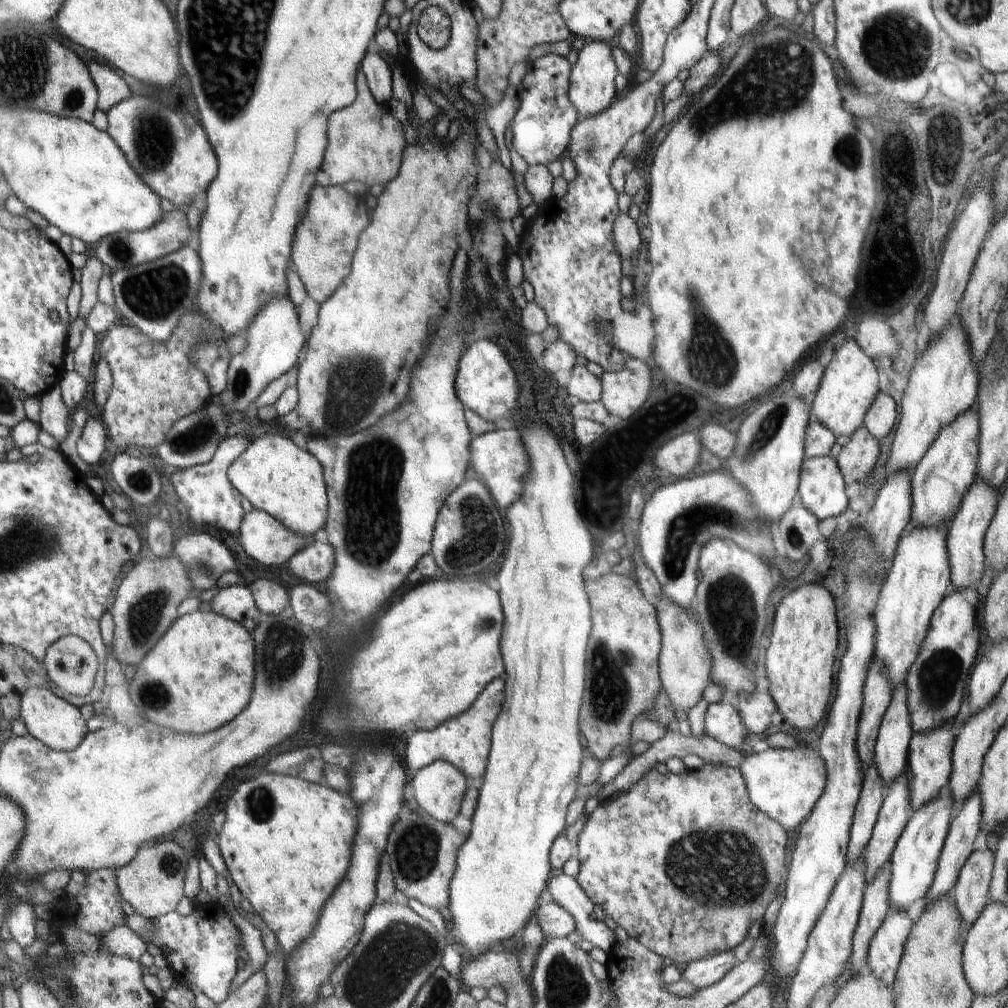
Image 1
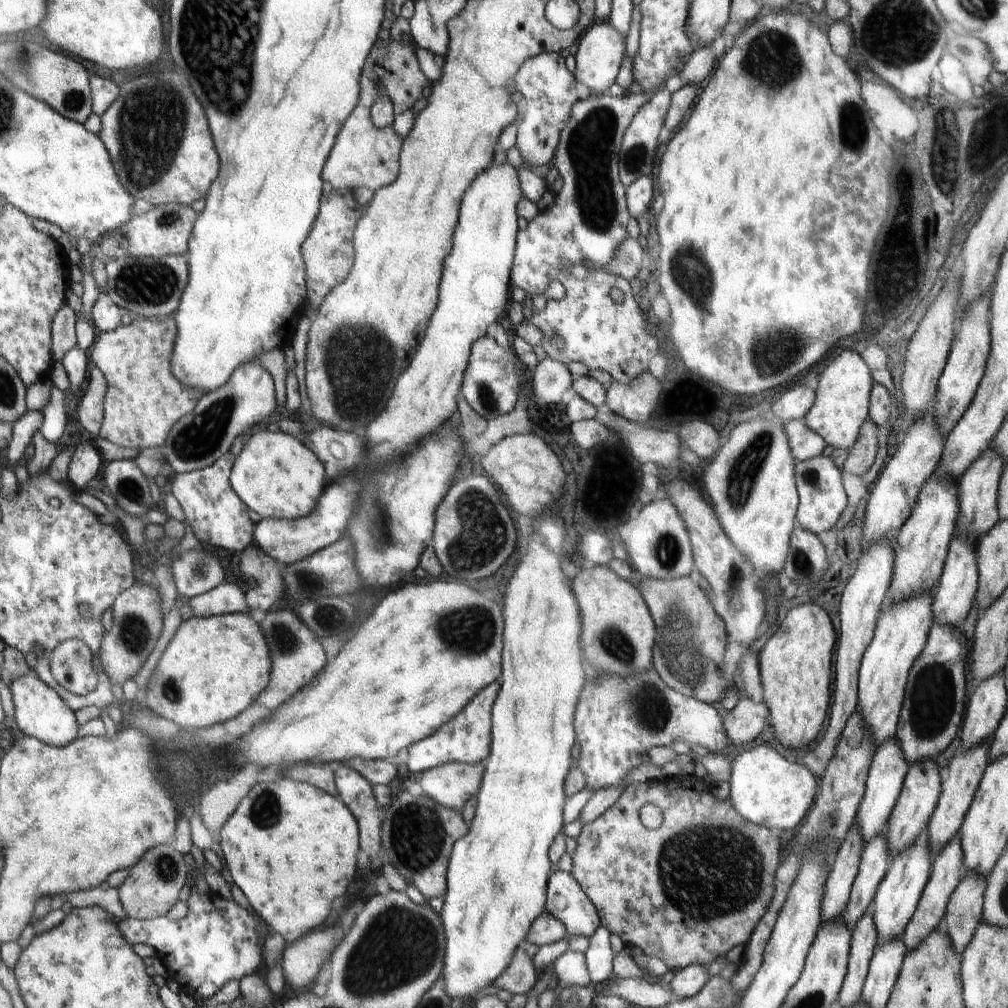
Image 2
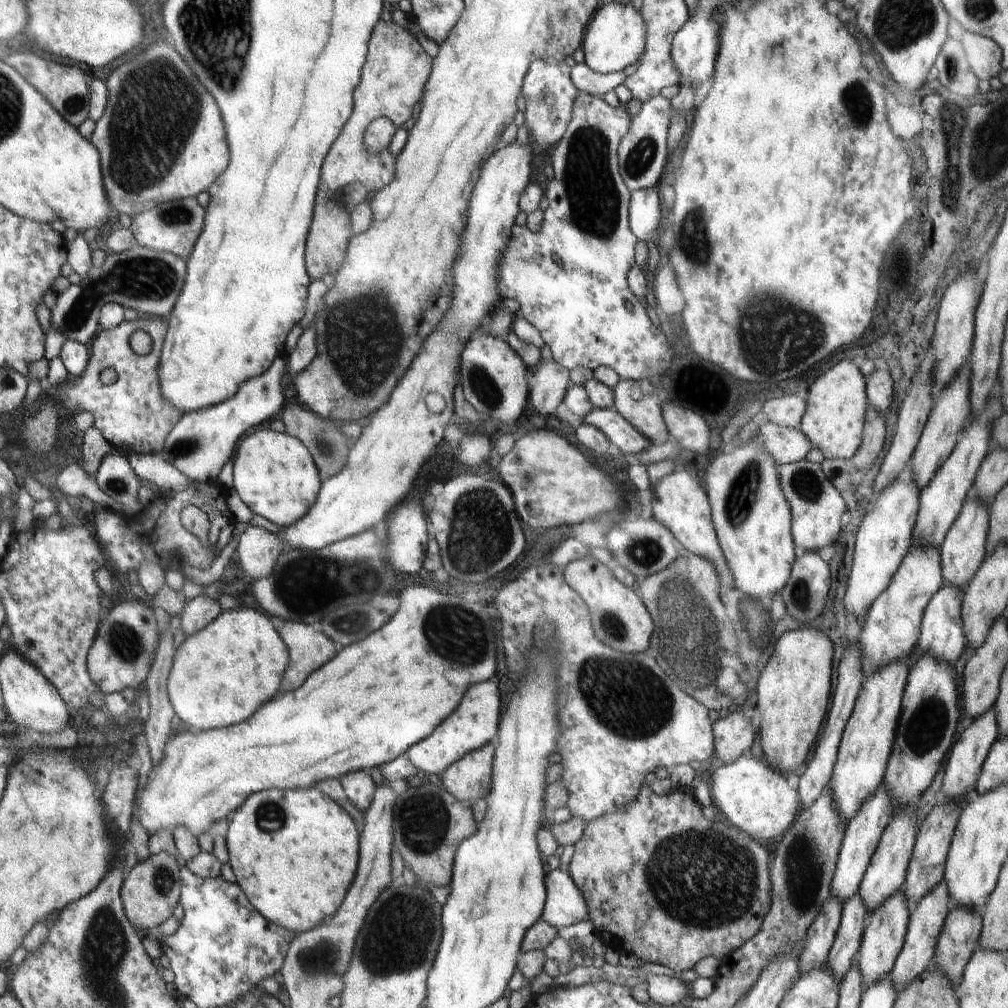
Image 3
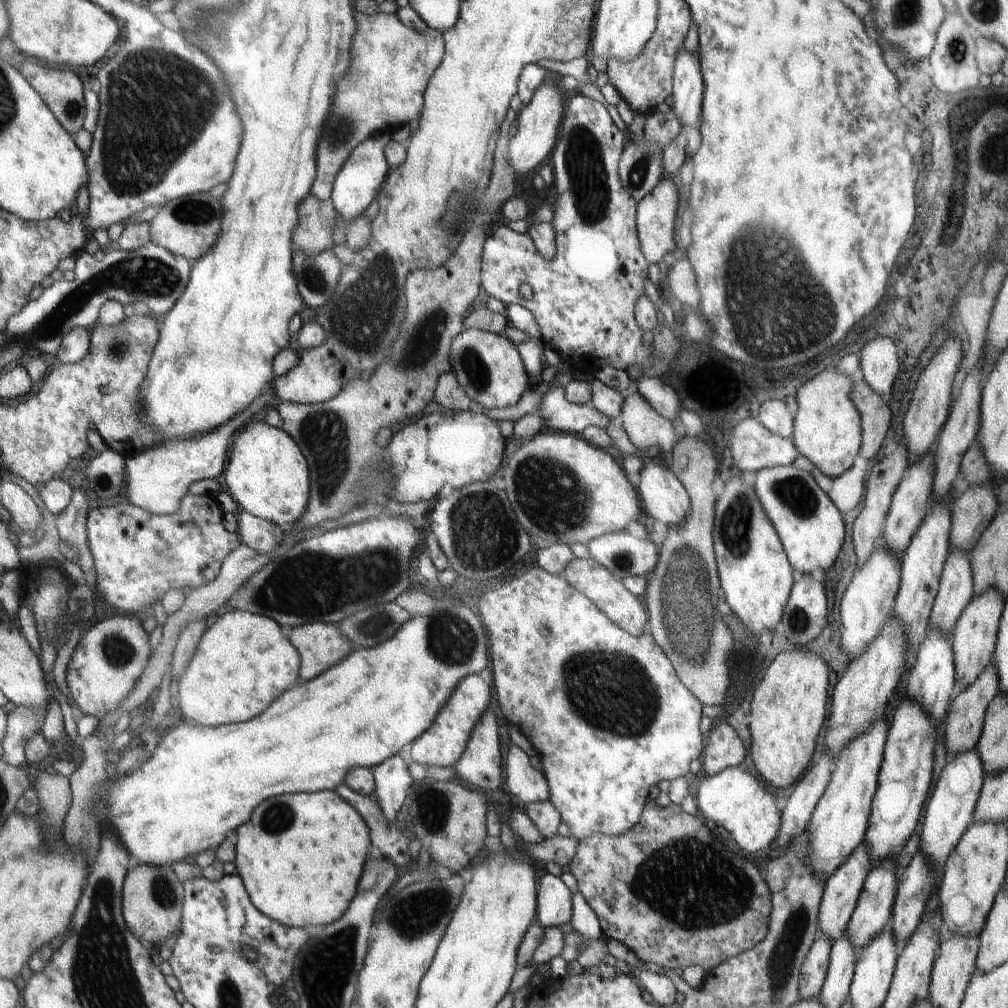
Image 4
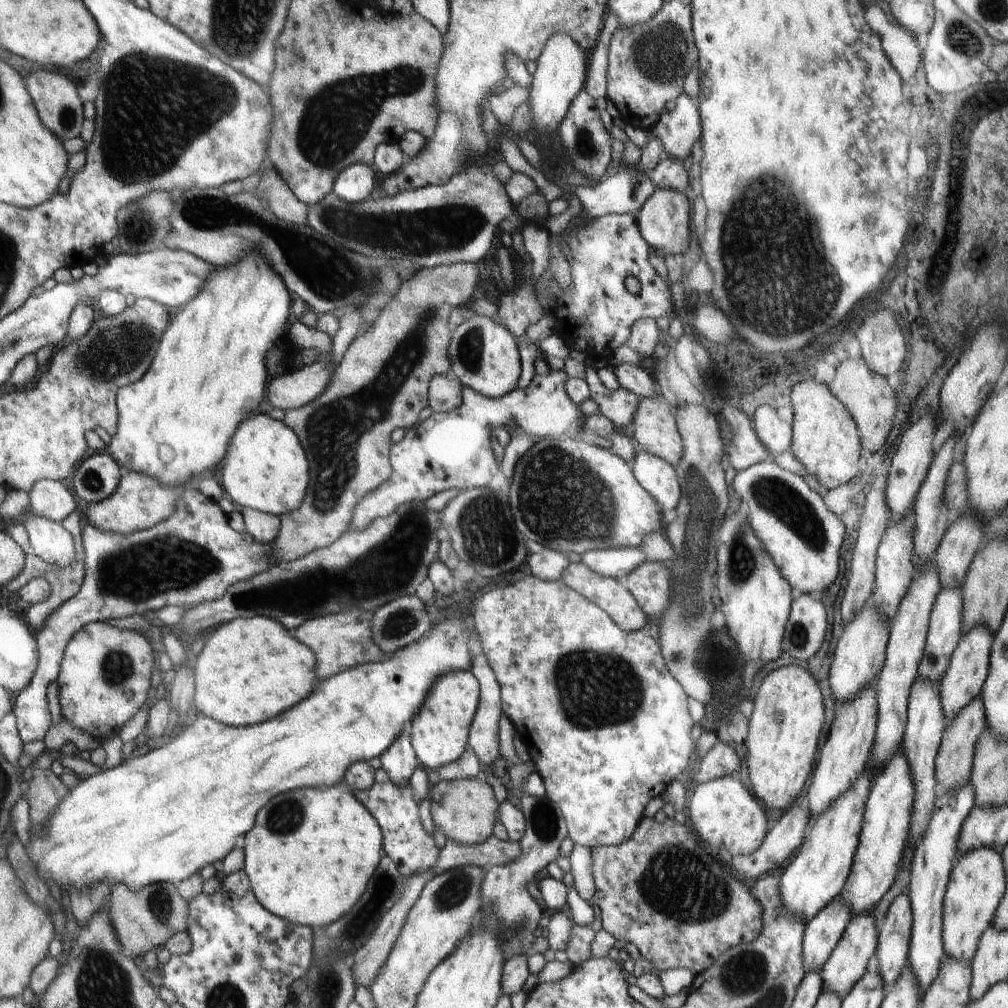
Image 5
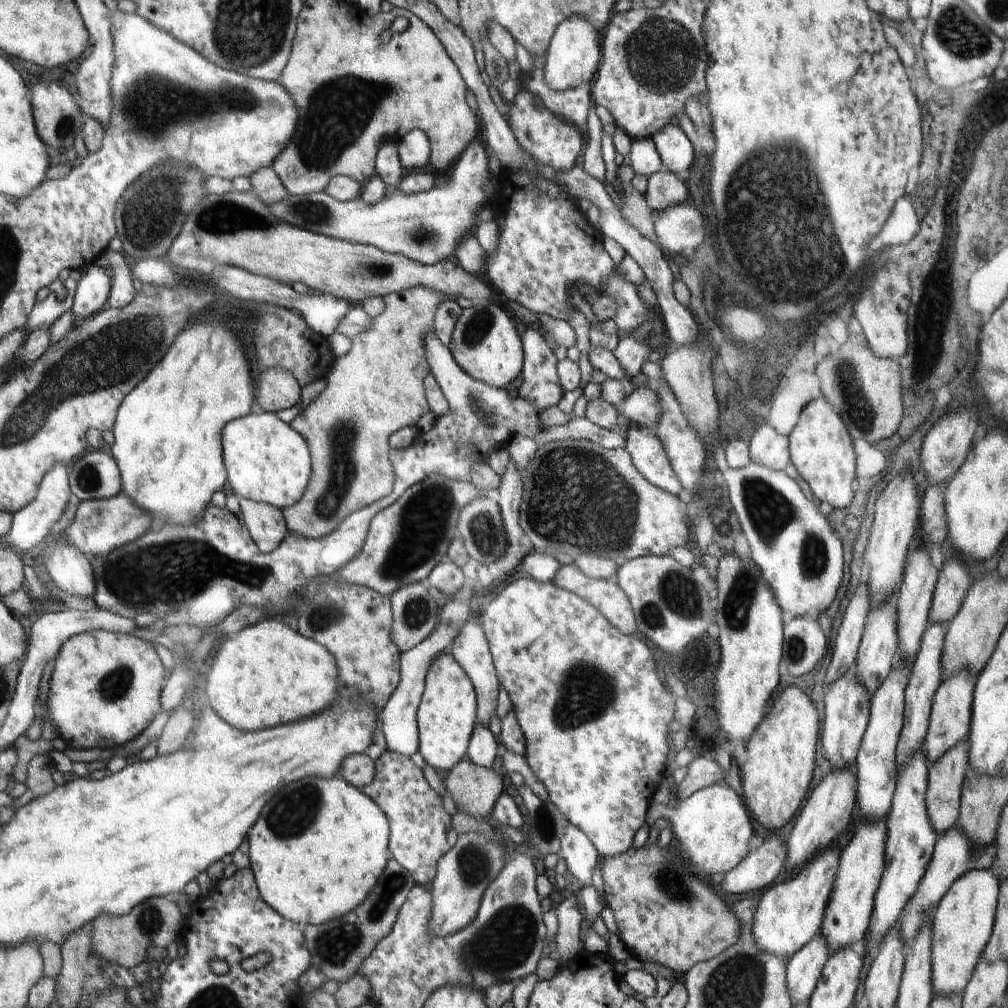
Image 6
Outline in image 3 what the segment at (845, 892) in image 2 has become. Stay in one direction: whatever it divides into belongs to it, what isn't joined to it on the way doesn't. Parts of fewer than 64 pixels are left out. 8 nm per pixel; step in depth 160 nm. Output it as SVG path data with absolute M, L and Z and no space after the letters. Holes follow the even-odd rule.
M830 894L829 899L822 905L818 916L816 916L816 920L814 920L812 926L810 926L806 933L804 947L802 947L801 952L797 954L797 965L799 970L797 978L800 978L800 975L806 975L817 967L822 967L827 962L836 931L839 927L841 908L842 903L836 901Z

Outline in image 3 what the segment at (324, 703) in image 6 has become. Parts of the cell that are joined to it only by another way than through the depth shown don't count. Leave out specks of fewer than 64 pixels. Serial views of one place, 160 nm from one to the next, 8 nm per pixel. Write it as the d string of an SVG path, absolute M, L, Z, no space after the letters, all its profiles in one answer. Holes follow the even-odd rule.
M252 608L222 611L205 629L186 637L175 653L167 680L167 693L176 716L198 731L228 727L244 722L272 699L284 686L290 651L272 621Z

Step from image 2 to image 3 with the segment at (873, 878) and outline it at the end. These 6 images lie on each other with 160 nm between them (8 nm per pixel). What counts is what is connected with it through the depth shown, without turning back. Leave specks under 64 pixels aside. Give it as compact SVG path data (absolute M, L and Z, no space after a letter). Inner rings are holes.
M859 894L846 901L841 908L839 927L827 958L827 966L831 967L840 982L856 962L867 917Z

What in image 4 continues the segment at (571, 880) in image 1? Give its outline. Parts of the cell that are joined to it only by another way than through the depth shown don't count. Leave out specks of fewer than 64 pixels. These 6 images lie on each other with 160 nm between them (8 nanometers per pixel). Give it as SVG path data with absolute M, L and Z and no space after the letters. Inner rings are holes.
M547 872L540 878L538 922L544 929L571 921L572 897L572 892L559 876Z

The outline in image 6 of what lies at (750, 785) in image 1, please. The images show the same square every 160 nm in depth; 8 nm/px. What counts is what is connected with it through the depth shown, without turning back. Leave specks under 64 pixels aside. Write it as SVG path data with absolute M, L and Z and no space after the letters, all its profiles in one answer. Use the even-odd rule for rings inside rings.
M712 785L694 791L686 800L678 801L668 818L673 832L673 843L678 852L688 858L694 872L703 880L713 874L726 874L746 858L748 840L752 836L750 816L734 788Z

